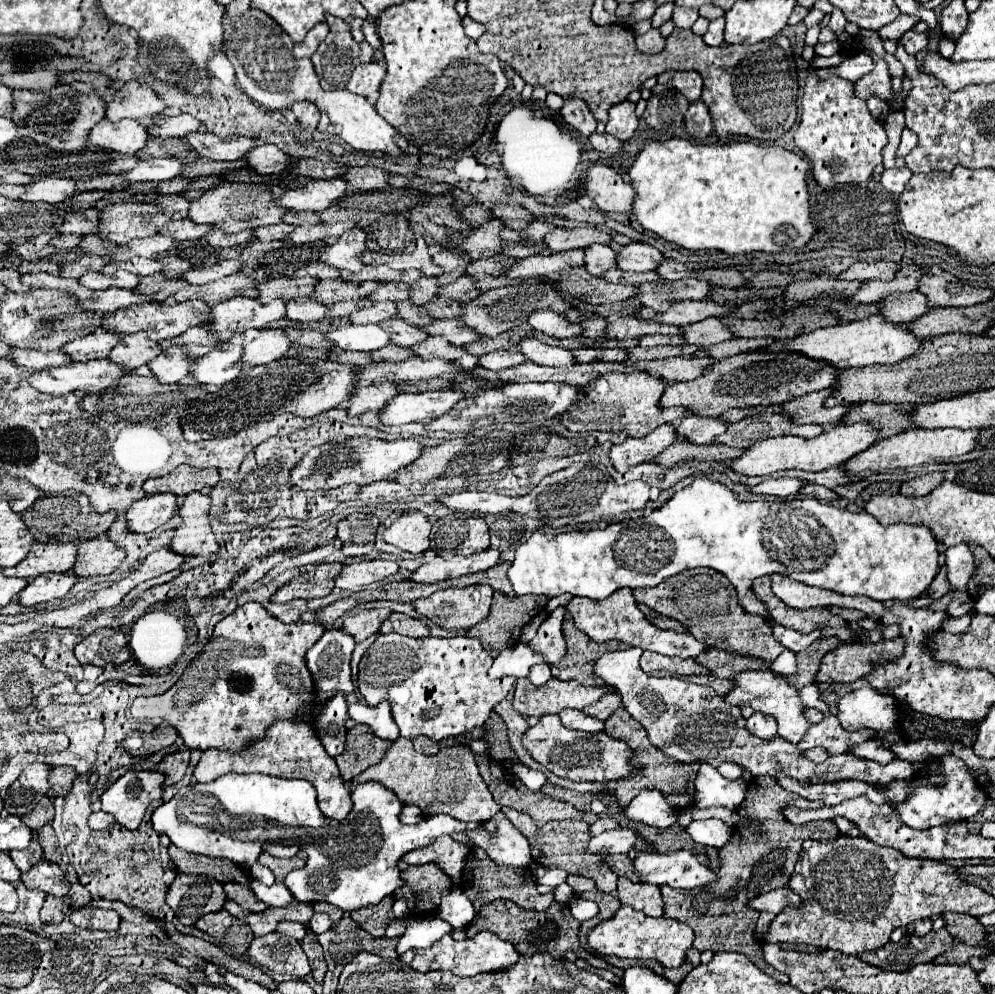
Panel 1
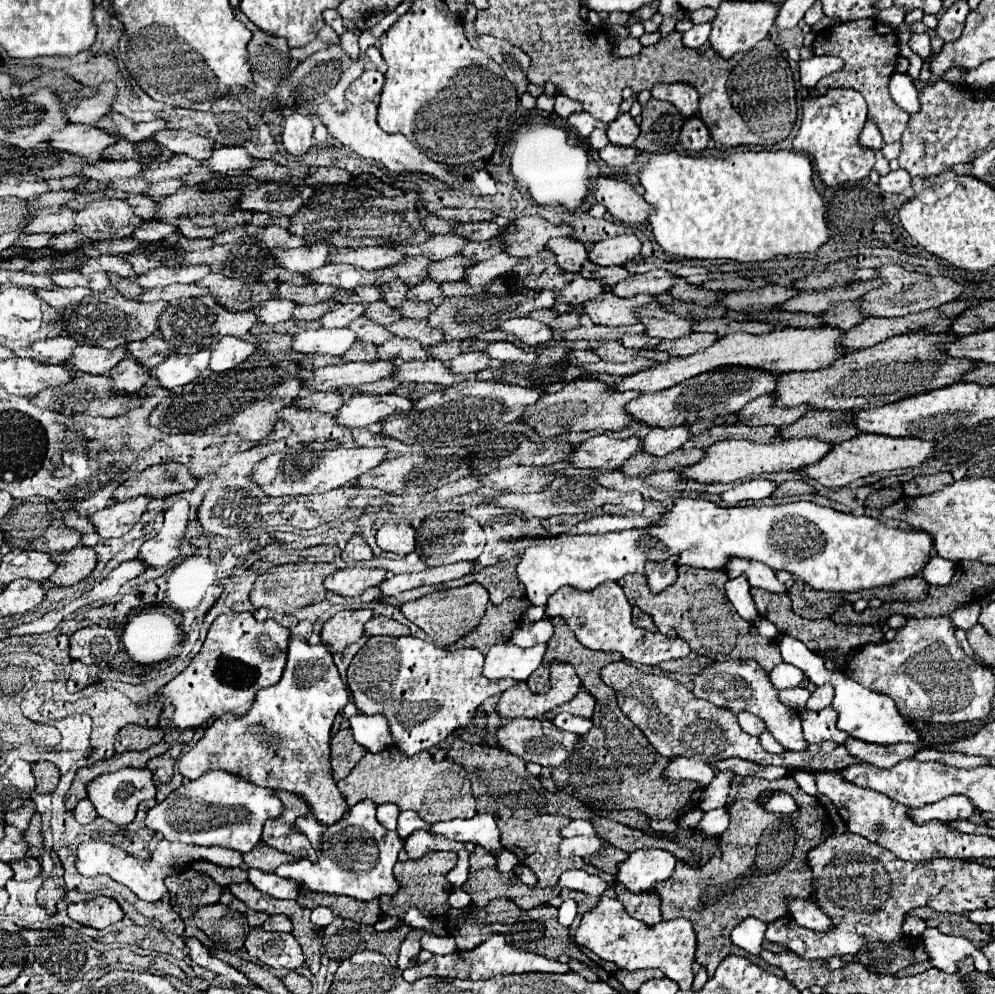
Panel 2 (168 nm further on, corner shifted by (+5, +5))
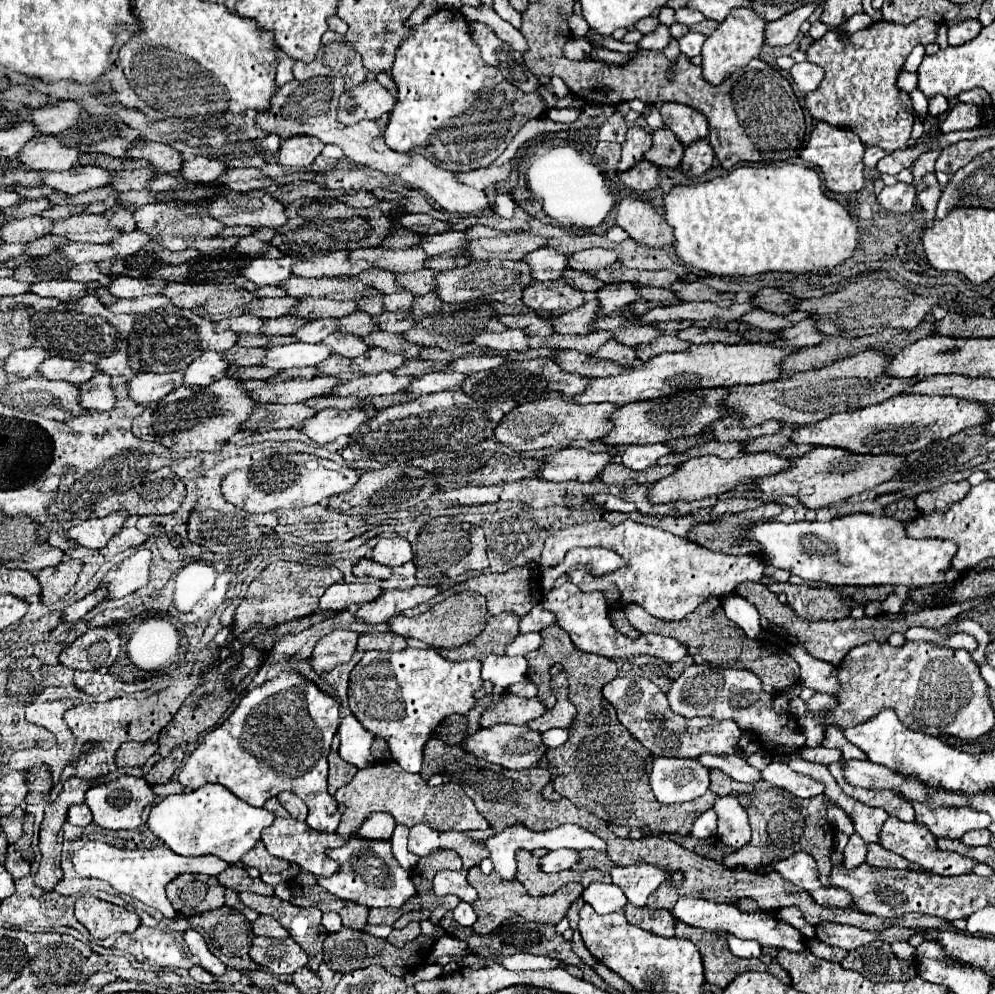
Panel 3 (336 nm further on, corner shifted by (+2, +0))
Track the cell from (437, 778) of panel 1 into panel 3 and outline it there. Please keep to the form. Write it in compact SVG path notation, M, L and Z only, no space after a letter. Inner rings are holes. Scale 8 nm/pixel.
M375 762L363 770L359 770L353 780L337 790L337 800L347 806L343 812L343 836L355 832L367 816L373 812L389 812L393 814L397 824L415 826L427 824L435 830L487 830L489 824L477 812L473 800L461 790L461 786L449 782L437 788L431 788L423 782L419 774L403 772L395 762Z

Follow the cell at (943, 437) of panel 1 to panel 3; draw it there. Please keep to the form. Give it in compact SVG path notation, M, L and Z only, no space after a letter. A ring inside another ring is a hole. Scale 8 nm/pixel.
M815 448L815 452L807 452L801 458L795 458L793 466L781 474L767 476L757 482L757 488L765 494L791 494L797 496L799 502L807 508L823 508L827 504L851 498L861 494L867 488L883 484L899 474L899 464L903 464L903 456L883 454L883 456L859 456L847 452L845 448Z

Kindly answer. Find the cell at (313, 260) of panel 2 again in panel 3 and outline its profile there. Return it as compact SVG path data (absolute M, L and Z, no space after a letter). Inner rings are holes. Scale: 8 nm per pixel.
M283 256L279 260L269 260L269 258L255 258L251 260L251 264L245 268L243 276L251 282L255 282L257 286L265 286L265 284L281 284L283 280L287 280L293 272L291 272L291 266L293 266L295 258L293 256Z

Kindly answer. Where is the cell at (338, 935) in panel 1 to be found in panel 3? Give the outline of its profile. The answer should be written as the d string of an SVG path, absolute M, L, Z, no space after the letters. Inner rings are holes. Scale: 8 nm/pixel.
M343 926L339 932L329 934L325 938L325 964L329 964L329 968L343 972L343 974L357 970L357 968L367 968L371 964L379 964L395 976L405 976L405 974L417 970L425 962L425 954L429 956L431 950L433 950L433 940L429 940L425 936L417 936L413 942L407 942L403 948L395 948L393 944L389 944L383 938L375 938L363 930L353 930L353 928Z

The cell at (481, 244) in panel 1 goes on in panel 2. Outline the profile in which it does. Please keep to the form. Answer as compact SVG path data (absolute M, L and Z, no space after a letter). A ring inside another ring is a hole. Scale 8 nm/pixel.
M432 235L428 237L424 243L420 245L398 245L396 249L402 253L402 255L410 255L410 257L426 257L430 261L442 261L446 257L452 257L460 251L460 247L464 247L466 239L458 237L458 235Z

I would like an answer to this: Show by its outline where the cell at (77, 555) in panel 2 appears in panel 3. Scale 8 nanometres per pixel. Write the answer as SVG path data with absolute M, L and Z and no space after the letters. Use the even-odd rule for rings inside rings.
M65 560L57 566L43 568L37 572L37 580L41 584L41 600L43 604L53 604L61 600L77 582L79 572L83 570L81 560Z

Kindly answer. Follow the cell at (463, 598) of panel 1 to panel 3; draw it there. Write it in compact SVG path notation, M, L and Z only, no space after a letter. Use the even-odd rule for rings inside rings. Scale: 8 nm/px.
M461 592L453 594L447 600L435 604L431 610L425 614L419 614L415 618L407 616L395 616L391 620L391 632L401 634L401 636L411 636L417 640L427 642L429 646L435 646L439 650L453 650L457 646L463 646L477 638L487 624L487 604L481 594L475 592Z

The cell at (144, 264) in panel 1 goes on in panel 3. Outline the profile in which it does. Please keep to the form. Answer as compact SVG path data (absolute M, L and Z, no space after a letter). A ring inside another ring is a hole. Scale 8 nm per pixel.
M85 262L85 264L73 266L73 268L69 270L67 278L69 278L69 280L75 280L75 282L93 282L93 280L97 280L97 282L101 282L101 284L107 286L113 276L103 274L95 262Z

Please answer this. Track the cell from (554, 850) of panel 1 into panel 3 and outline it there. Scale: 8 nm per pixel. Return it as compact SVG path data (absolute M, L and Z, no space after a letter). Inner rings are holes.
M519 850L517 852L517 876L515 876L531 896L547 896L557 892L563 884L567 882L591 882L591 880L599 880L599 882L611 882L609 874L597 872L597 876L591 872L559 872L559 874L547 874L539 868L539 860L533 852L529 850Z

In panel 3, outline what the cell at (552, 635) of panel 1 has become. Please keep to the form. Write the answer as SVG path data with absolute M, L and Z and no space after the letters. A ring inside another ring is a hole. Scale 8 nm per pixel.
M529 632L529 634L519 634L509 646L507 646L507 656L517 656L517 654L529 654L535 648L539 648L539 644L543 642L541 632Z

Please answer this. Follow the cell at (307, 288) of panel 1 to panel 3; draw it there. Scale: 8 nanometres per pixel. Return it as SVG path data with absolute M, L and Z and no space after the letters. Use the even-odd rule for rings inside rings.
M171 282L165 290L165 296L179 308L189 308L195 314L219 322L223 318L241 316L243 308L257 296L239 288L235 284L183 284Z

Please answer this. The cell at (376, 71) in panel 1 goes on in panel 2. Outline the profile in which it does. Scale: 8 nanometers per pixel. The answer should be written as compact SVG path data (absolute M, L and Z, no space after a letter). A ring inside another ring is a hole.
M370 67L366 69L348 89L346 89L346 99L354 105L360 105L360 103L366 103L366 101L378 101L380 99L380 93L382 93L382 87L384 87L384 75Z

